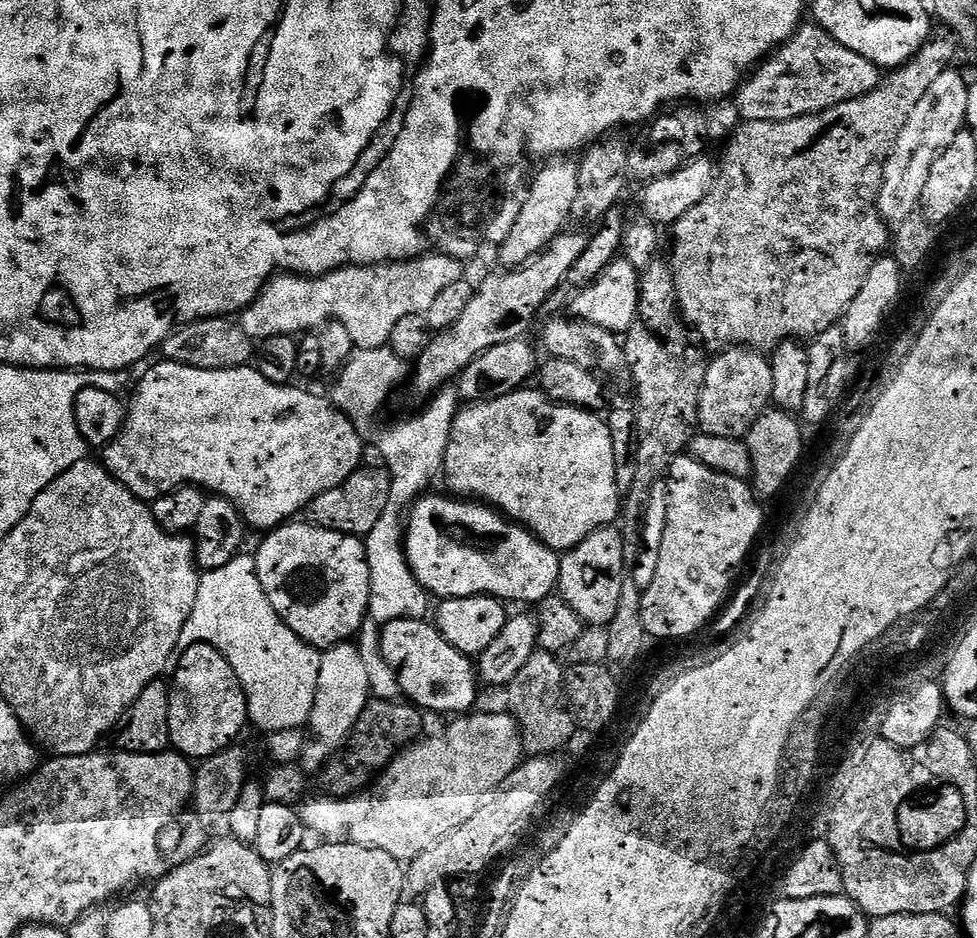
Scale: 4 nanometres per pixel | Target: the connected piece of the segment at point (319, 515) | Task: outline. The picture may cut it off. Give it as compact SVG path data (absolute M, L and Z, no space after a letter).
M361 466L354 474L350 474L350 478L346 478L346 482L342 482L342 486L334 486L310 501L306 509L307 523L322 530L334 530L347 536L366 538L370 530L374 530L374 522L382 518L382 510L386 510L390 502L391 485L392 476L383 467Z

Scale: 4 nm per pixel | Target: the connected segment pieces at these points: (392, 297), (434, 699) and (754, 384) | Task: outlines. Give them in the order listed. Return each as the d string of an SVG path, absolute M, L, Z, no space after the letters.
M421 254L412 260L393 260L386 264L350 264L324 276L277 274L268 281L256 303L239 313L240 328L253 342L275 336L299 337L312 334L329 322L346 326L357 349L385 347L390 330L410 314L427 314L446 286L465 279L463 259L439 254Z
M427 619L395 620L380 630L384 657L400 673L400 685L407 699L432 712L464 714L473 707L478 689L478 672L473 661L463 656Z
M728 346L721 356L708 360L700 399L699 431L718 438L744 438L764 412L769 411L774 374L769 357L755 348Z

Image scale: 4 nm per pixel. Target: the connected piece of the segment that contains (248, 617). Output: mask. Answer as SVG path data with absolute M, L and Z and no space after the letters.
M241 554L226 562L226 566L218 566L218 570L201 575L198 598L194 598L194 610L190 610L186 626L182 626L178 649L195 644L214 646L214 650L221 652L230 662L248 699L248 719L253 725L256 723L264 734L300 730L311 721L314 694L318 690L321 653L311 648L305 640L300 640L298 634L294 634L294 630L290 630L290 626L278 618L274 606L270 606L270 598L266 598L262 590L262 582L258 582L255 555Z

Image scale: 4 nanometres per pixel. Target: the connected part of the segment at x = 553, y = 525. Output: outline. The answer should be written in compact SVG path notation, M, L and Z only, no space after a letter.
M521 390L500 396L497 400L481 400L461 407L456 413L456 421L450 434L450 442L446 446L446 458L442 480L448 483L447 491L456 498L471 498L476 502L483 502L507 516L509 520L523 524L533 536L540 539L547 548L552 548L558 554L569 552L578 546L594 530L607 528L617 523L622 512L622 493L616 477L616 463L614 462L614 442L607 423L597 413L587 408L574 408L570 404L553 404L543 392L539 390Z

